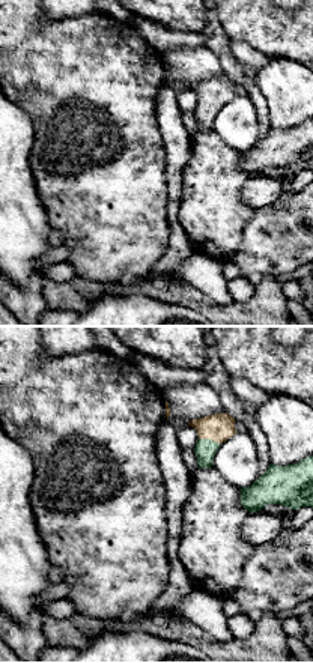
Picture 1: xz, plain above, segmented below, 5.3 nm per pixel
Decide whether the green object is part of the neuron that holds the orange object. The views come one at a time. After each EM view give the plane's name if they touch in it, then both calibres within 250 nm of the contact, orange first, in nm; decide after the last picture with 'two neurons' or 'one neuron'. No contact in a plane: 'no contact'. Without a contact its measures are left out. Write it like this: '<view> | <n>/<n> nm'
xz | 150/120 nm

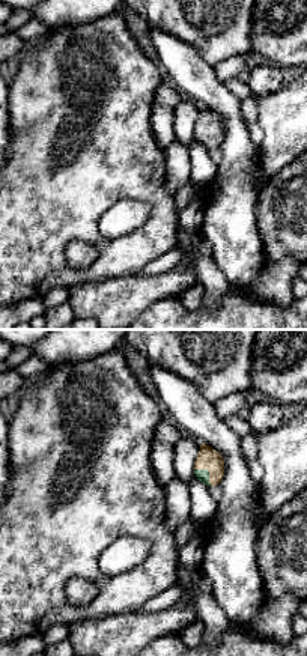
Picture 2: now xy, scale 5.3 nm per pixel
xy | 120/60 nm

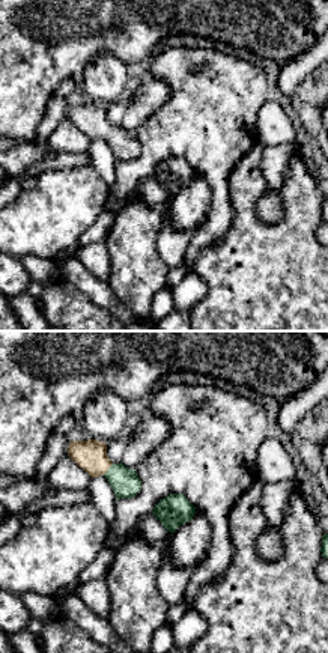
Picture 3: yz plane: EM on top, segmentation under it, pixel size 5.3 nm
yz | 170/160 nm

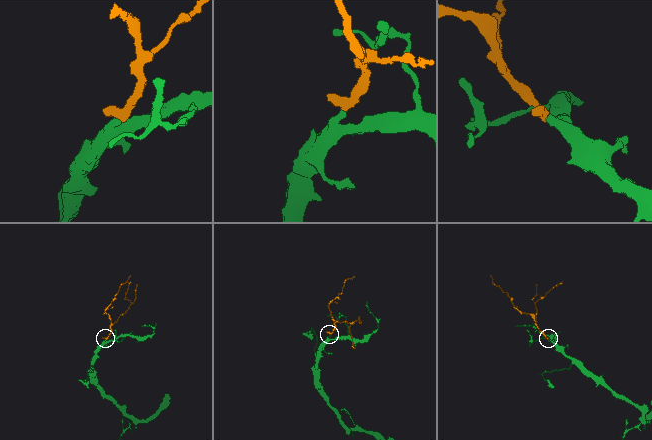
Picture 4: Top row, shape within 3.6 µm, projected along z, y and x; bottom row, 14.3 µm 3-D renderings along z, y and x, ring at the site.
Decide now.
one neuron

